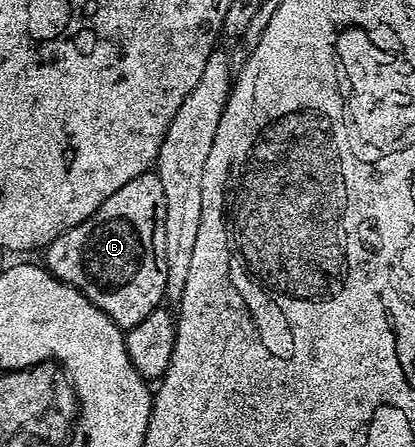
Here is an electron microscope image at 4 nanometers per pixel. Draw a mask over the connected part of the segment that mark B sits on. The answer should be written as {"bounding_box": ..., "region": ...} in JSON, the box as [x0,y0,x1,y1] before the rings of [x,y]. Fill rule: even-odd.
{"bounding_box":[44,170,167,330],"region":[[[150,170],[141,176],[131,178],[123,190],[115,190],[91,218],[79,222],[79,226],[71,226],[59,238],[50,242],[44,249],[44,267],[56,280],[69,284],[79,290],[103,314],[110,316],[123,330],[139,326],[147,314],[162,307],[167,286],[167,257],[165,257],[165,235],[163,234],[163,218],[167,218],[167,198],[163,194],[163,182],[159,182],[156,171]]]}

